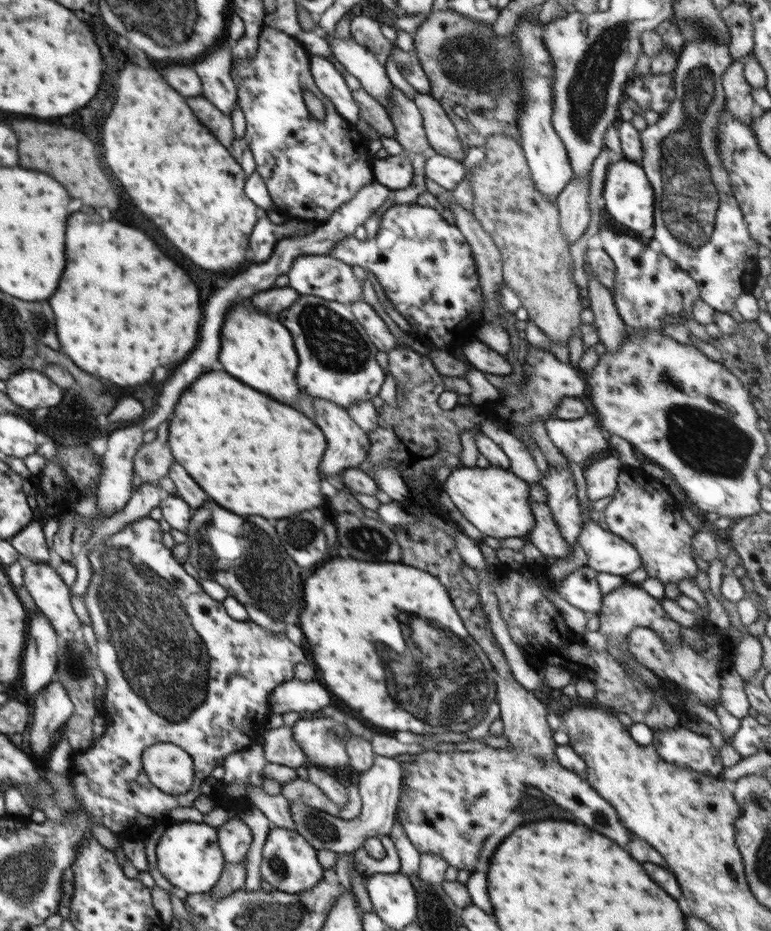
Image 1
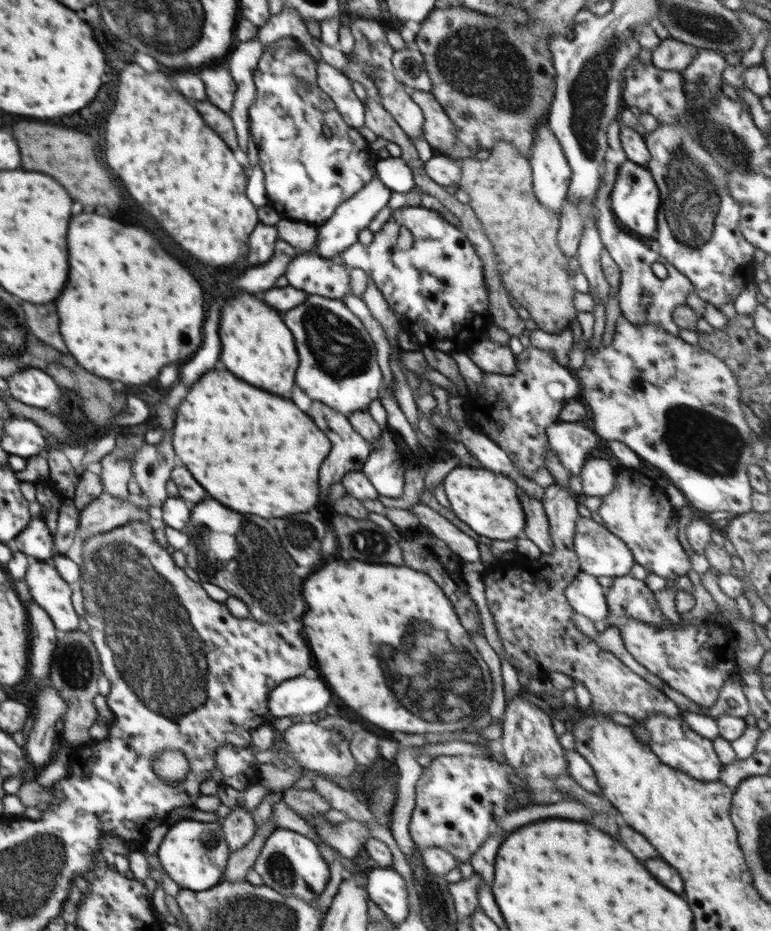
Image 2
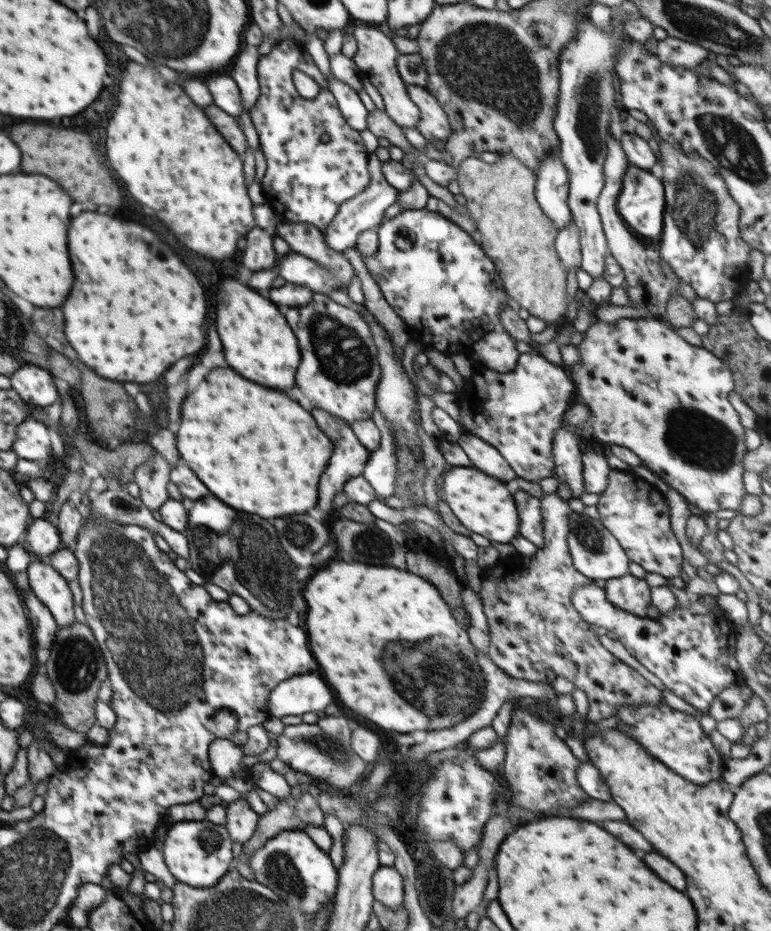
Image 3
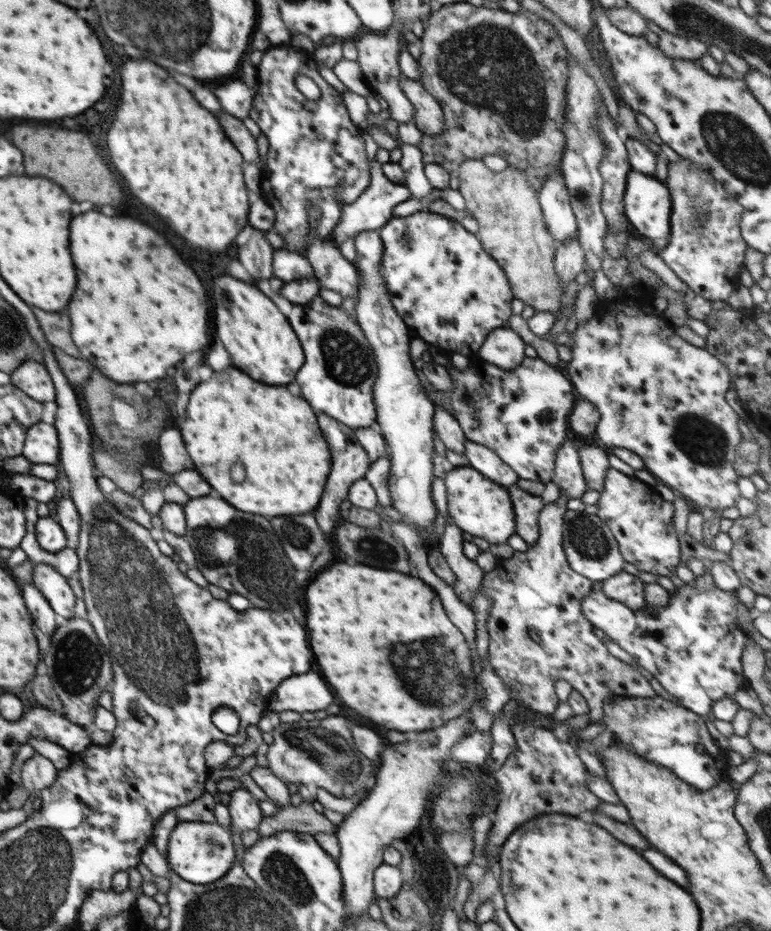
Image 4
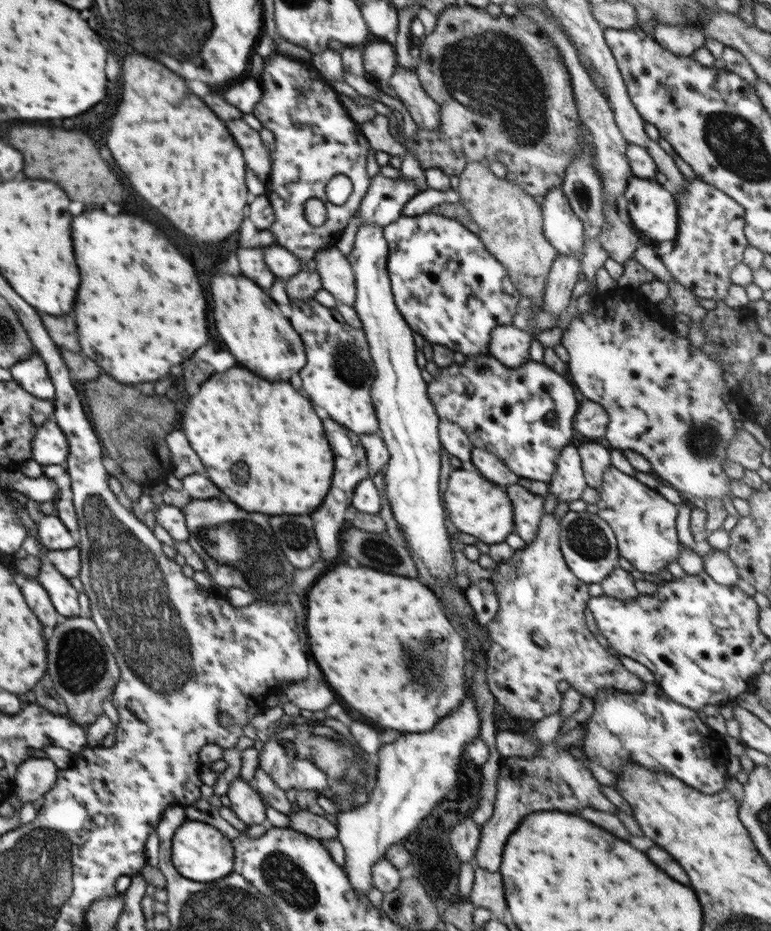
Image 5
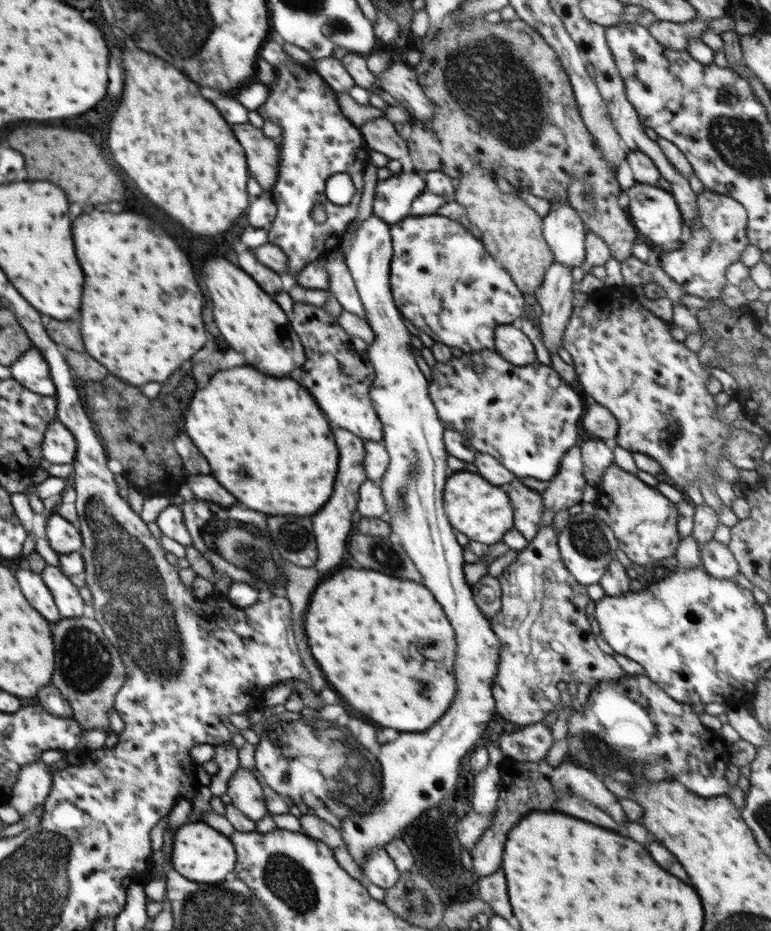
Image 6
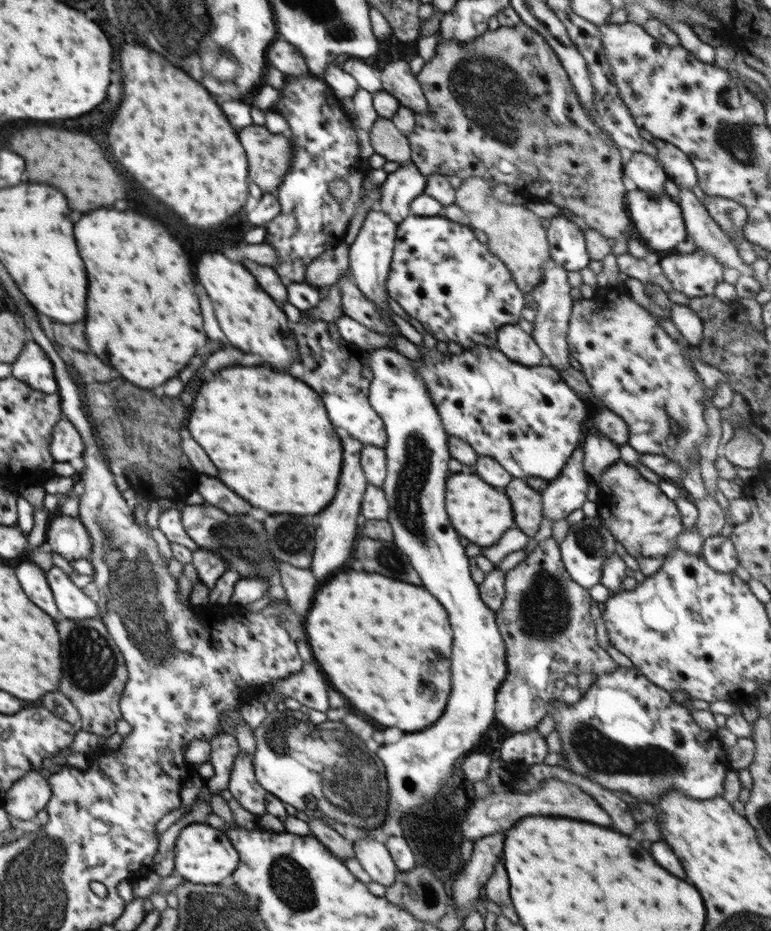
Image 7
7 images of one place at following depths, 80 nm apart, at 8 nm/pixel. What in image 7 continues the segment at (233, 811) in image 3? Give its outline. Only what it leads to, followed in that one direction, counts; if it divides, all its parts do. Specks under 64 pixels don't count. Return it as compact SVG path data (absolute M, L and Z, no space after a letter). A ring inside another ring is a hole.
M240 751L235 758L228 790L240 804L254 814L257 818L267 813L265 794L255 777L253 759L244 751Z

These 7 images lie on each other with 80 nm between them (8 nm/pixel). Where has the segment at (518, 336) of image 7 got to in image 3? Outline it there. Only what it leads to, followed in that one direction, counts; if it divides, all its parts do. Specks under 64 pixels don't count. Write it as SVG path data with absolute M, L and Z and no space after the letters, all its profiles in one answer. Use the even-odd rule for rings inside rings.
M494 330L473 345L471 358L496 372L513 371L521 355L516 349L516 341L509 332Z

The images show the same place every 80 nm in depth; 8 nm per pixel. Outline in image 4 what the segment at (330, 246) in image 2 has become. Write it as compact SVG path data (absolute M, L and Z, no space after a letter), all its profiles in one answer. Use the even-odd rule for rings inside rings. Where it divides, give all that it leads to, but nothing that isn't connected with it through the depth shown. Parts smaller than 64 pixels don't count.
M374 160L370 163L371 181L366 190L352 203L343 205L341 220L334 227L333 234L328 239L332 244L338 246L344 239L354 237L365 230L379 230L392 217L393 210L397 204L411 198L411 190L404 184L392 182L385 174L382 164Z

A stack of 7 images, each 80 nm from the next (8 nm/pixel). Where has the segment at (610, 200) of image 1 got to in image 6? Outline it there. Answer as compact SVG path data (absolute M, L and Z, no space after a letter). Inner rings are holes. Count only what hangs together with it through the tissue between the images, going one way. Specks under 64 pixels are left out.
M638 182L632 188L629 188L627 193L630 201L626 212L639 234L648 238L646 242L652 242L656 246L666 246L666 244L672 244L676 240L680 240L682 226L685 222L678 203L671 192L666 192L657 186Z

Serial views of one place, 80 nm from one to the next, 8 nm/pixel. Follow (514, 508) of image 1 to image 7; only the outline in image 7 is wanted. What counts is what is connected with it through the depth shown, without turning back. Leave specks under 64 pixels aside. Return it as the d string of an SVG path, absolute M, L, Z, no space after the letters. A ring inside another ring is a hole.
M472 470L454 473L449 476L445 487L446 512L452 527L471 543L481 547L496 544L506 530L514 528L514 512L508 496L490 487Z

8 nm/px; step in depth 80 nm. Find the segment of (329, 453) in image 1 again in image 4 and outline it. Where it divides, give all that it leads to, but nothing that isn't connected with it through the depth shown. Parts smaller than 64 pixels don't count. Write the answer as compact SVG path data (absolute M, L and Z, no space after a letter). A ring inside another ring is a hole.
M324 413L318 414L318 424L320 424L320 428L324 432L324 438L326 438L326 442L330 444L330 450L332 450L332 472L328 476L322 500L320 500L314 516L316 516L316 522L318 522L320 530L324 532L324 536L330 536L342 520L339 515L340 503L348 499L348 488L356 480L360 480L366 476L371 463L368 454L356 440L354 429L342 424L338 420L330 418L330 416Z

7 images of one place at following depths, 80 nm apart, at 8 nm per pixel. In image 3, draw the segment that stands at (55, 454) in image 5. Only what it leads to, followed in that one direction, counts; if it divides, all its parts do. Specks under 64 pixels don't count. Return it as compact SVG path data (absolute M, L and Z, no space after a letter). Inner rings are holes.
M34 418L26 419L16 431L12 452L25 460L40 461L47 464L52 459L52 442L49 427Z

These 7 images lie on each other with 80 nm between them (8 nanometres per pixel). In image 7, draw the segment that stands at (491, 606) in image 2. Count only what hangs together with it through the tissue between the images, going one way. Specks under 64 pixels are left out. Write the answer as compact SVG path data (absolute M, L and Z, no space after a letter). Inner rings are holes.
M554 539L541 540L538 544L530 547L528 549L527 557L520 563L517 564L512 570L507 571L506 580L505 580L505 598L502 604L496 612L497 625L502 634L506 652L507 652L507 675L504 679L504 682L500 685L500 688L497 689L495 696L495 720L496 722L502 724L504 728L508 728L510 732L513 733L522 733L532 732L534 728L537 728L537 724L547 716L547 706L552 699L558 697L558 689L555 687L554 682L556 680L564 679L568 673L574 673L578 676L582 672L590 672L594 676L600 676L604 673L612 672L617 666L616 663L607 651L602 649L602 646L598 643L598 636L596 635L596 623L590 615L590 607L592 606L591 596L589 590L581 588L581 586L572 580L572 577L566 572L564 563L561 559L561 552L559 547L559 542Z

